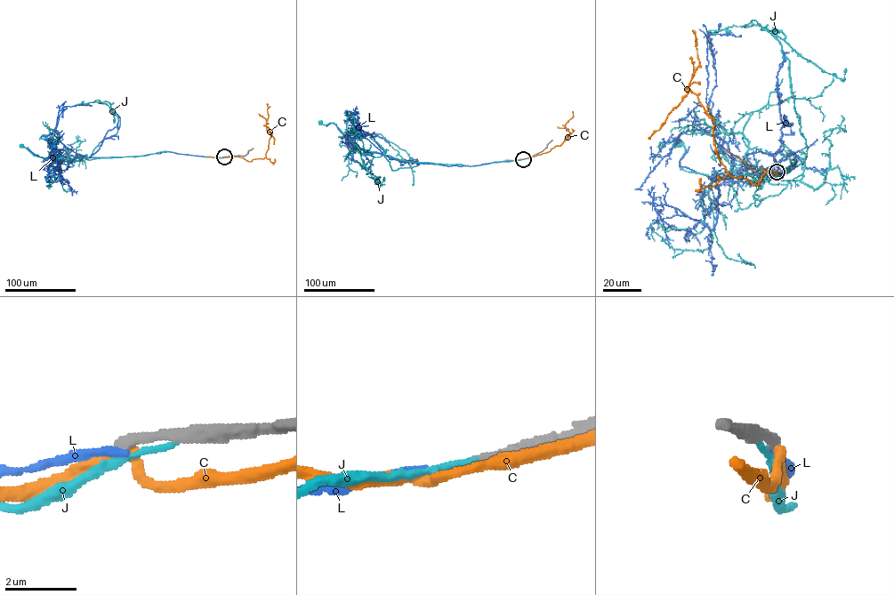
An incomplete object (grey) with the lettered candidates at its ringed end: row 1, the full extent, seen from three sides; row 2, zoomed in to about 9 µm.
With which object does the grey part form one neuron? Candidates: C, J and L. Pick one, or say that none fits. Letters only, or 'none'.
none

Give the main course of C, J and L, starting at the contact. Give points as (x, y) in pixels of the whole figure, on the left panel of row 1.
C: (224, 156), (239, 156), (249, 161), (263, 158), (271, 136), (266, 126), (274, 139), (273, 144)
J: (225, 156), (160, 151), (136, 156), (63, 160), (33, 155), (21, 145)
L: (224, 156), (166, 151), (141, 156), (55, 160), (51, 143), (45, 138), (53, 131), (58, 112), (66, 101)

